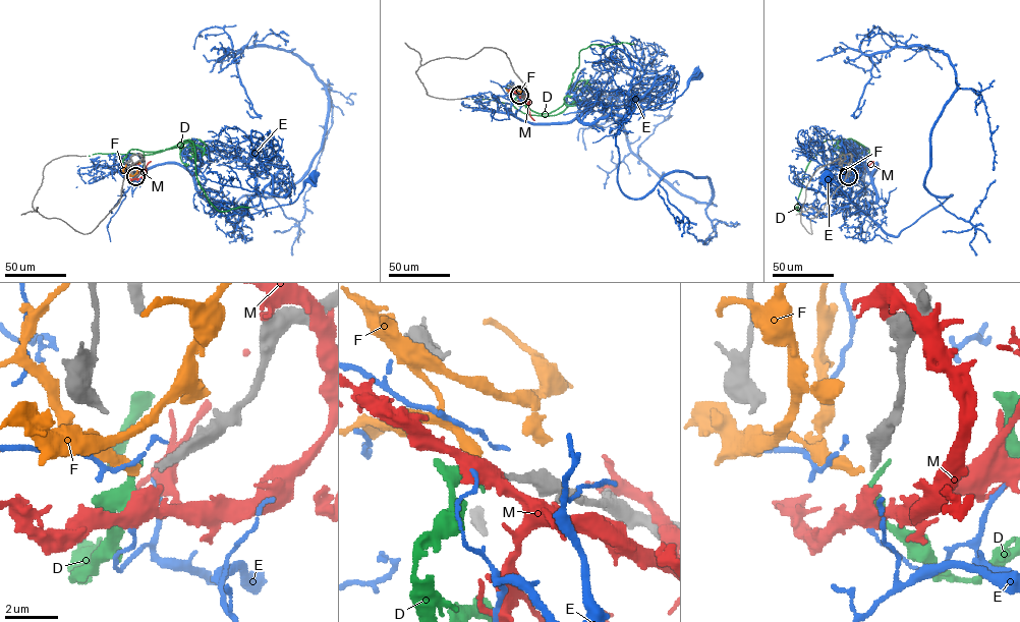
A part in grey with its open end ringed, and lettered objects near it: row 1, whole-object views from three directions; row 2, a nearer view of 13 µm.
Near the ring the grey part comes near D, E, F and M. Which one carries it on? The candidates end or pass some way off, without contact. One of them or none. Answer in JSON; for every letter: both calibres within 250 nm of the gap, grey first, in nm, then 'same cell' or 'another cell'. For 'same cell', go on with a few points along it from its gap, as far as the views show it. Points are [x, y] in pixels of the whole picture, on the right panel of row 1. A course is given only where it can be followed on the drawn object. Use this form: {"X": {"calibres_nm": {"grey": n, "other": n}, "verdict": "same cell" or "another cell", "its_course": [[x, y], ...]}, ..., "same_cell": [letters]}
{"D": {"calibres_nm": {"grey": 240, "other": 190}, "verdict": "same cell", "its_course": [[848, 176], [858, 176], [860, 152], [868, 149], [854, 140], [855, 151], [846, 140], [824, 142], [796, 208]]}, "E": {"calibres_nm": {"grey": 240, "other": 180}, "verdict": "another cell"}, "F": {"calibres_nm": {"grey": 240, "other": 340}, "verdict": "another cell"}, "M": {"calibres_nm": {"grey": 240, "other": 550}, "verdict": "another cell"}, "same_cell": ["D"]}

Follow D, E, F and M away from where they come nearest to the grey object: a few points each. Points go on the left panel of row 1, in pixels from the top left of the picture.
D: (134, 176), (144, 152), (192, 143), (181, 151), (189, 139), (209, 201), (219, 211), (249, 208)
E: (135, 175), (118, 171), (127, 156), (130, 171), (181, 165), (207, 200), (246, 214), (292, 204), (313, 176)
F: (134, 177), (129, 170), (140, 162)
M: (134, 177), (143, 175), (151, 161)

